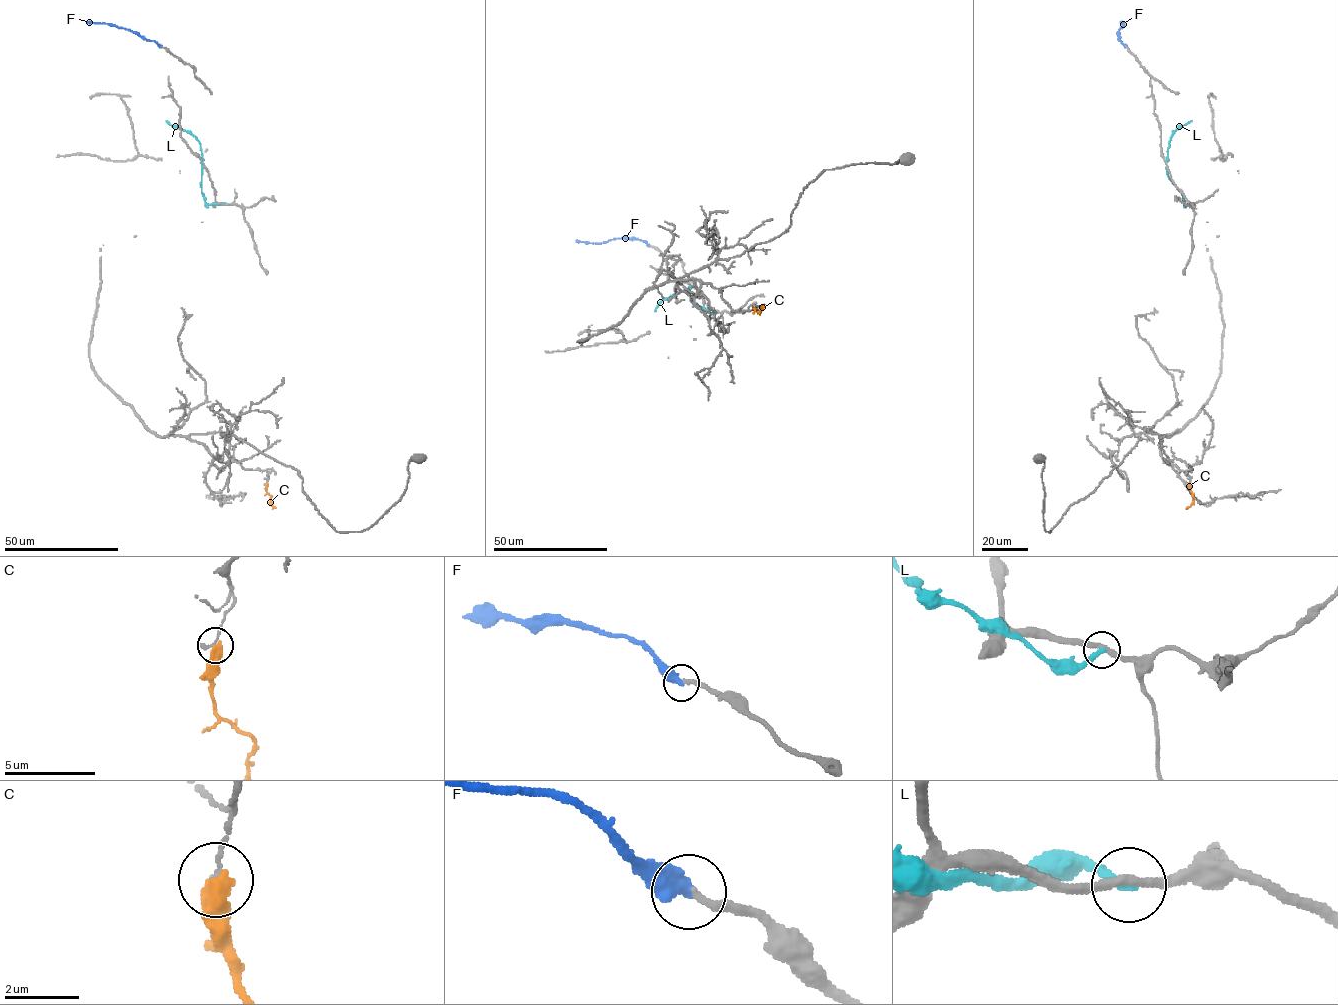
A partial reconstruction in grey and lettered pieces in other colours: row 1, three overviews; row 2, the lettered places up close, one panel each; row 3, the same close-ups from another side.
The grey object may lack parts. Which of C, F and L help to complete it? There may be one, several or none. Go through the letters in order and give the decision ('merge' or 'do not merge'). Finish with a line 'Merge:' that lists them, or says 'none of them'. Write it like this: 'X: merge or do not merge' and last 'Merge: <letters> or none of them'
C: do not merge
F: merge
L: do not merge
Merge: F

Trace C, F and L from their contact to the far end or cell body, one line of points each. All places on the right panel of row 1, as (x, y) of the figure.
C: (1189, 484), (1194, 502), (1186, 508)
F: (1126, 46), (1118, 34), (1123, 25), (1121, 22)
L: (1191, 205), (1184, 202), (1166, 168), (1172, 134), (1191, 121)

